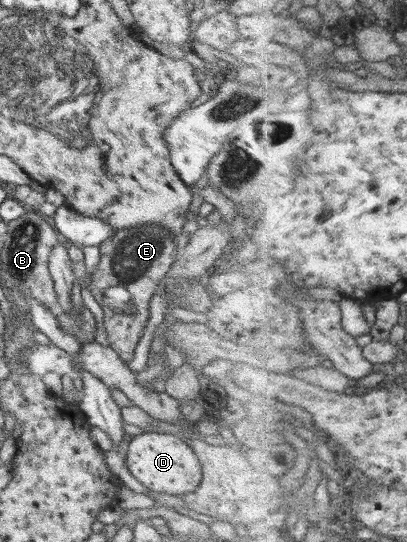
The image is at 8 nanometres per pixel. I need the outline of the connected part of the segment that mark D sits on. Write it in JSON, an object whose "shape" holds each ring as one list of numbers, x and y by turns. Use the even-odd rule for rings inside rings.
{"shape":[[148,431,134,435,125,445,125,465,128,473,142,486,154,492,184,495,192,493,201,481,200,462,188,444,176,435]]}

